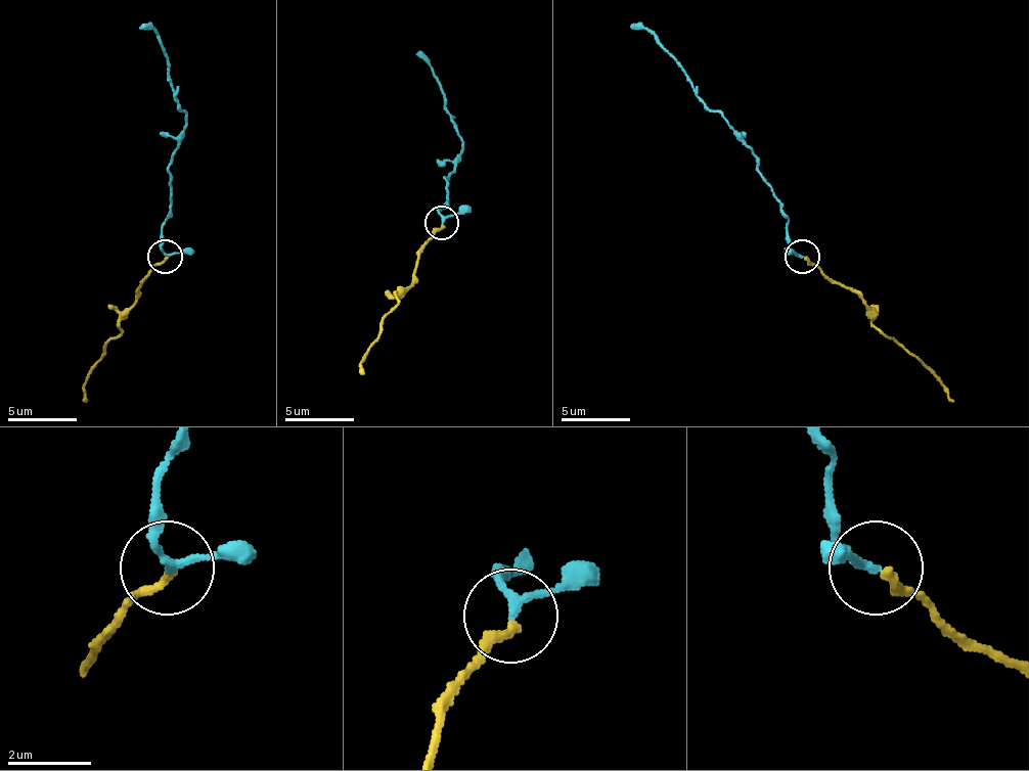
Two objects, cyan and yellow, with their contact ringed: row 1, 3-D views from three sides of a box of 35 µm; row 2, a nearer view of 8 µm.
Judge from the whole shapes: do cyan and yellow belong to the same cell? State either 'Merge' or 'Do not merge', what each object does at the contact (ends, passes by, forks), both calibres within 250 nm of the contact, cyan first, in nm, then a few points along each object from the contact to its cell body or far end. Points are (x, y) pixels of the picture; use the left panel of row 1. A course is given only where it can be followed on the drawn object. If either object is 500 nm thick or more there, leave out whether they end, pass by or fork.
Merge. At the ring cyan passes by. At the ring yellow ends. Thickness 180 nm (cyan) against 240 nm. Course of cyan: (164, 257), (161, 246), (171, 201), (171, 153), (184, 116), (171, 88), (168, 54), (153, 30), (140, 27). Course of yellow: (164, 257), (140, 281), (136, 302), (119, 322), (119, 332), (85, 384), (88, 402)

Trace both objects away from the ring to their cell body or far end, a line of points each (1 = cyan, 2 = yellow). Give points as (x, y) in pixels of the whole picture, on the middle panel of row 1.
1: (441, 223), (437, 210), (447, 202), (447, 175), (461, 141), (447, 114), (444, 93), (431, 65), (416, 51)
2: (441, 223), (416, 261), (413, 282), (396, 292), (396, 306), (361, 361), (365, 375)

